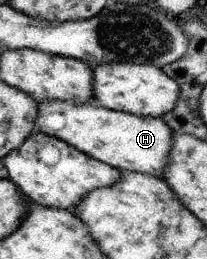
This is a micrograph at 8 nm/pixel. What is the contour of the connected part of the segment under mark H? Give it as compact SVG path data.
M60 100L40 102L37 114L35 124L40 132L64 140L73 148L98 161L124 172L138 172L157 178L162 178L164 175L165 167L169 162L169 153L172 149L174 131L163 118L135 116L129 113L117 112L110 108L93 106L91 102L77 104L76 102Z

